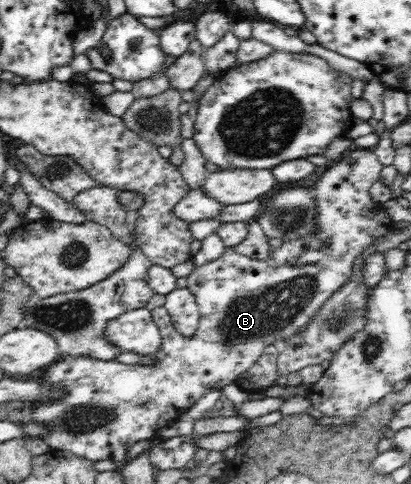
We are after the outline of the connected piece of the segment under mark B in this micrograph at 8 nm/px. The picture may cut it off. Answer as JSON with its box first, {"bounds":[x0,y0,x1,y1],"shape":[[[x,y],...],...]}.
{"bounds":[20,149,395,463],"shape":[[[352,149],[348,153],[344,154],[340,161],[330,166],[321,178],[315,184],[318,204],[318,234],[312,236],[312,238],[302,238],[300,240],[292,240],[292,242],[284,242],[280,247],[272,250],[271,255],[268,259],[253,259],[242,254],[238,254],[235,250],[232,250],[231,247],[228,247],[224,254],[210,262],[210,264],[204,264],[200,268],[193,269],[193,271],[185,276],[187,278],[187,288],[190,289],[190,292],[195,296],[196,304],[199,308],[199,325],[196,329],[196,332],[192,336],[184,336],[179,334],[178,329],[174,326],[174,321],[170,319],[169,313],[164,308],[164,306],[159,306],[151,310],[151,315],[154,321],[154,324],[158,327],[161,343],[158,347],[158,350],[155,350],[152,354],[149,354],[151,361],[149,363],[142,363],[138,361],[137,363],[120,363],[115,360],[100,360],[92,356],[79,356],[79,357],[66,357],[56,360],[49,367],[44,368],[36,376],[32,376],[30,380],[34,381],[36,384],[43,384],[47,388],[53,388],[53,390],[59,390],[63,392],[60,398],[46,398],[46,400],[36,400],[32,401],[32,404],[22,404],[20,411],[28,408],[28,420],[30,423],[40,425],[46,429],[46,434],[42,436],[42,440],[49,446],[52,450],[60,450],[70,452],[74,456],[79,456],[85,460],[91,461],[92,463],[100,462],[102,460],[112,460],[114,463],[122,462],[127,460],[125,457],[126,448],[132,446],[134,442],[138,440],[152,440],[157,441],[159,437],[160,430],[172,422],[172,420],[178,420],[180,416],[183,416],[190,408],[193,408],[200,398],[203,398],[206,395],[208,390],[224,390],[228,384],[237,383],[238,378],[242,378],[244,372],[248,372],[262,356],[262,352],[268,348],[268,346],[279,346],[281,347],[282,342],[294,338],[298,332],[302,332],[314,318],[316,314],[320,311],[320,308],[326,304],[326,299],[330,296],[334,296],[334,292],[338,292],[339,289],[343,288],[343,285],[347,283],[348,278],[351,276],[351,273],[354,272],[354,262],[358,256],[362,256],[362,252],[376,240],[377,237],[386,236],[390,231],[395,230],[394,222],[389,218],[383,209],[383,204],[374,203],[372,196],[370,196],[370,188],[374,182],[378,182],[380,178],[380,173],[382,170],[382,165],[378,162],[376,155],[372,150],[369,149]]]}

